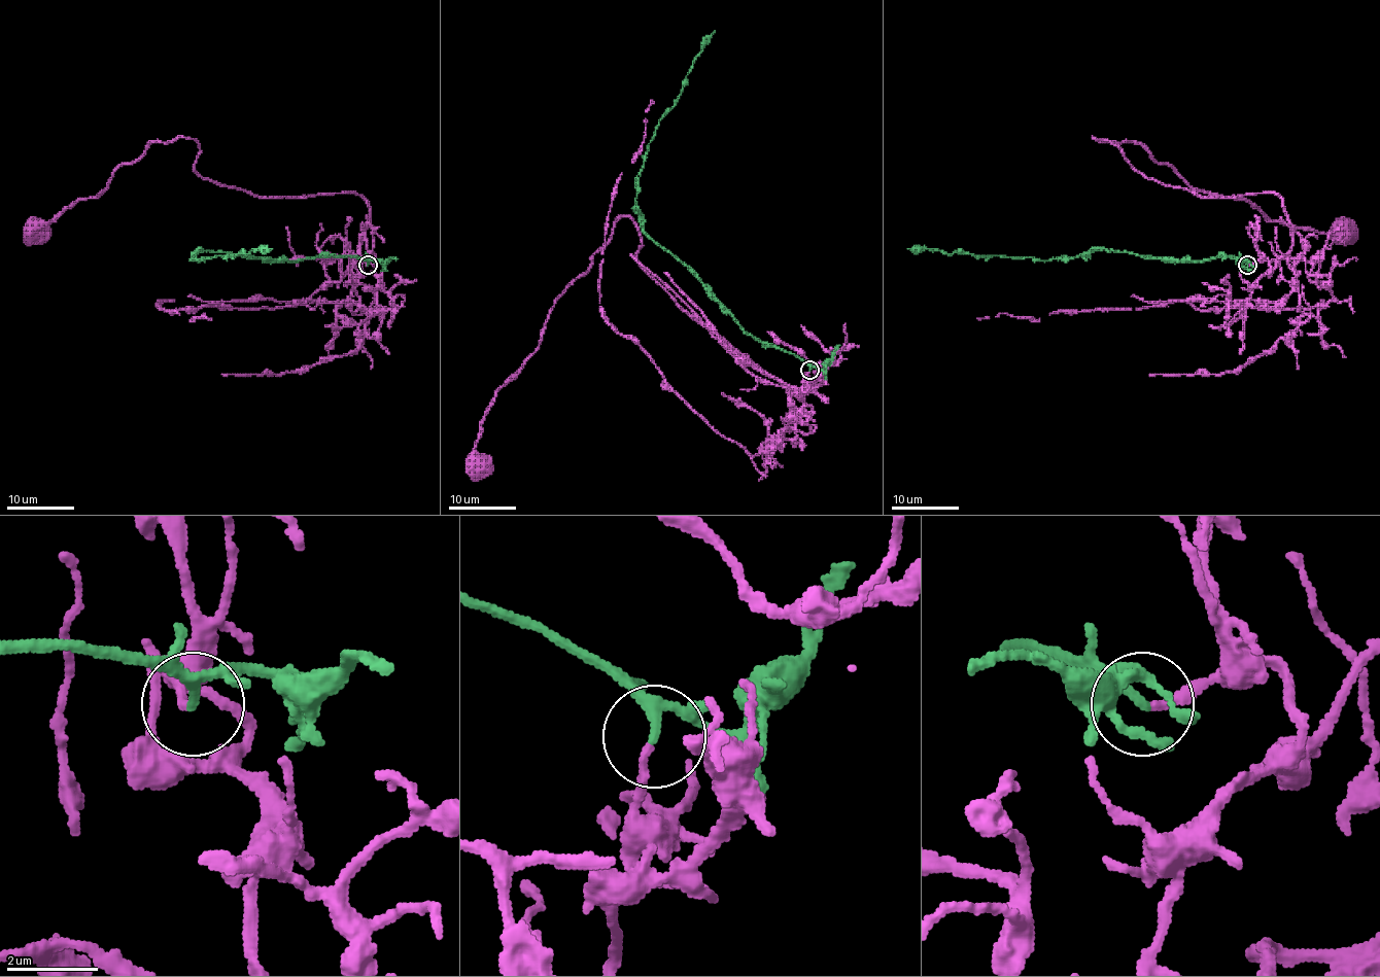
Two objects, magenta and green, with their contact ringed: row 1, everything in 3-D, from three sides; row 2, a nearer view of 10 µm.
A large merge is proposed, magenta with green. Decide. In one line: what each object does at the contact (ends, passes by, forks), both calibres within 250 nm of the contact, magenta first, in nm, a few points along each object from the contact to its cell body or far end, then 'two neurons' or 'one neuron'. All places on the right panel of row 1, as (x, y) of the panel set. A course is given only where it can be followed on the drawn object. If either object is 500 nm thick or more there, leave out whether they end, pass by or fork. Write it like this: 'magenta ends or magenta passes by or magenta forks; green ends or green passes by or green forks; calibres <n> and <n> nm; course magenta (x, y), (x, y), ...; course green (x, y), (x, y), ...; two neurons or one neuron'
magenta ends; green passes by; calibres 180 and 180 nm; course magenta (1247, 264), (1270, 271), (1291, 247), (1275, 193), (1165, 186), (1094, 137), (1138, 142), (1270, 220), (1357, 230); course green (1247, 264), (1231, 255), (1162, 260), (1107, 249), (1092, 249), (1076, 257), (1034, 260), (907, 249); one neuron

